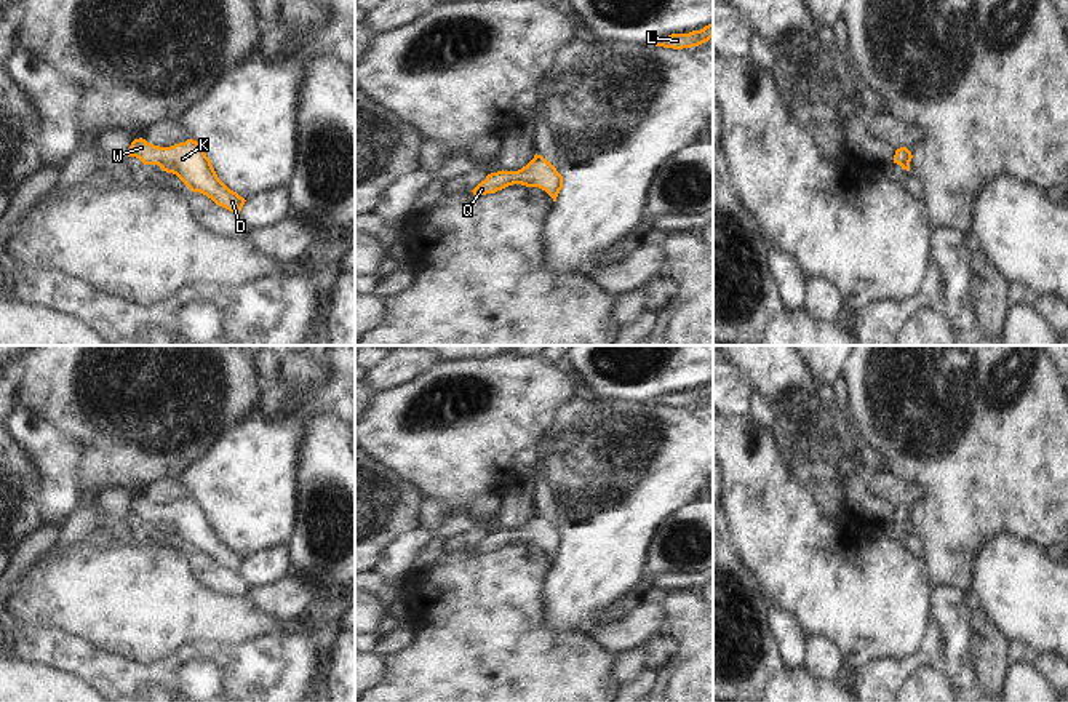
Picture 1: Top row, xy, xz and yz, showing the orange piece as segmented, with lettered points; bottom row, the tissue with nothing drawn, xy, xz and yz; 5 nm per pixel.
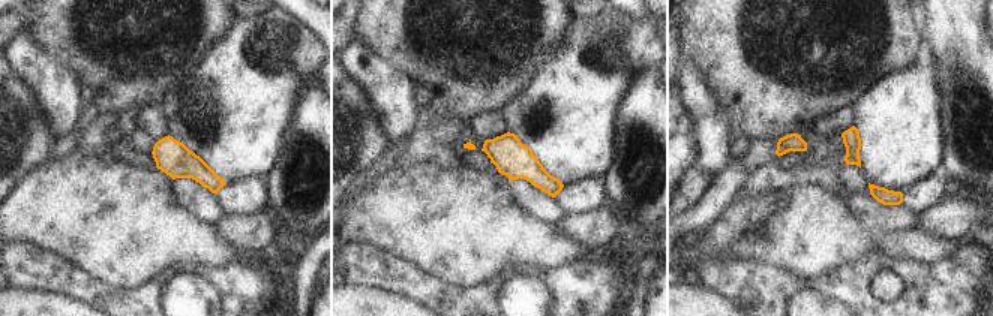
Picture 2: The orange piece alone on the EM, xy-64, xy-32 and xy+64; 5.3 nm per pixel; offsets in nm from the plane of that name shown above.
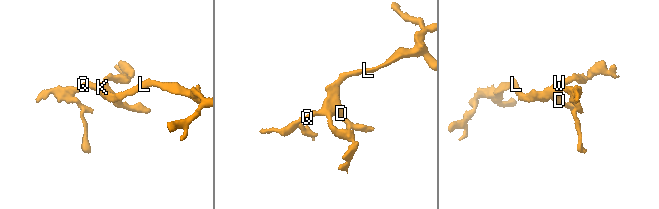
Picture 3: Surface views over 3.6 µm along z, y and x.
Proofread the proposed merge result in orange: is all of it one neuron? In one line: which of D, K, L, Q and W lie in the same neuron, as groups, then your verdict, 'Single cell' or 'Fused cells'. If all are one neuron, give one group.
Groups: D K L Q W. Single cell.

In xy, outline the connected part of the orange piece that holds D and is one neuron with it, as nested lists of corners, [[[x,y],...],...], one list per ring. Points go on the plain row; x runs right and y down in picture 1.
[[[139,496],[131,501],[128,515],[136,515],[144,523],[158,523],[163,529],[176,532],[192,550],[206,553],[235,572],[241,569],[246,560],[217,536],[211,518],[193,497],[160,505]]]

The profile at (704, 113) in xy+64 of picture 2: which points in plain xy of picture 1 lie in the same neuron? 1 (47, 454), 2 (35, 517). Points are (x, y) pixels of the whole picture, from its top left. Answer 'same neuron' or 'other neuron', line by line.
1: same neuron
2: other neuron

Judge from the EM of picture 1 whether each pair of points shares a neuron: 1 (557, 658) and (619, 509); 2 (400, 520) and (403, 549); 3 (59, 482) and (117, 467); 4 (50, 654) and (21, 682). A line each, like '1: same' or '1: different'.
1: different
2: different
3: different
4: different

